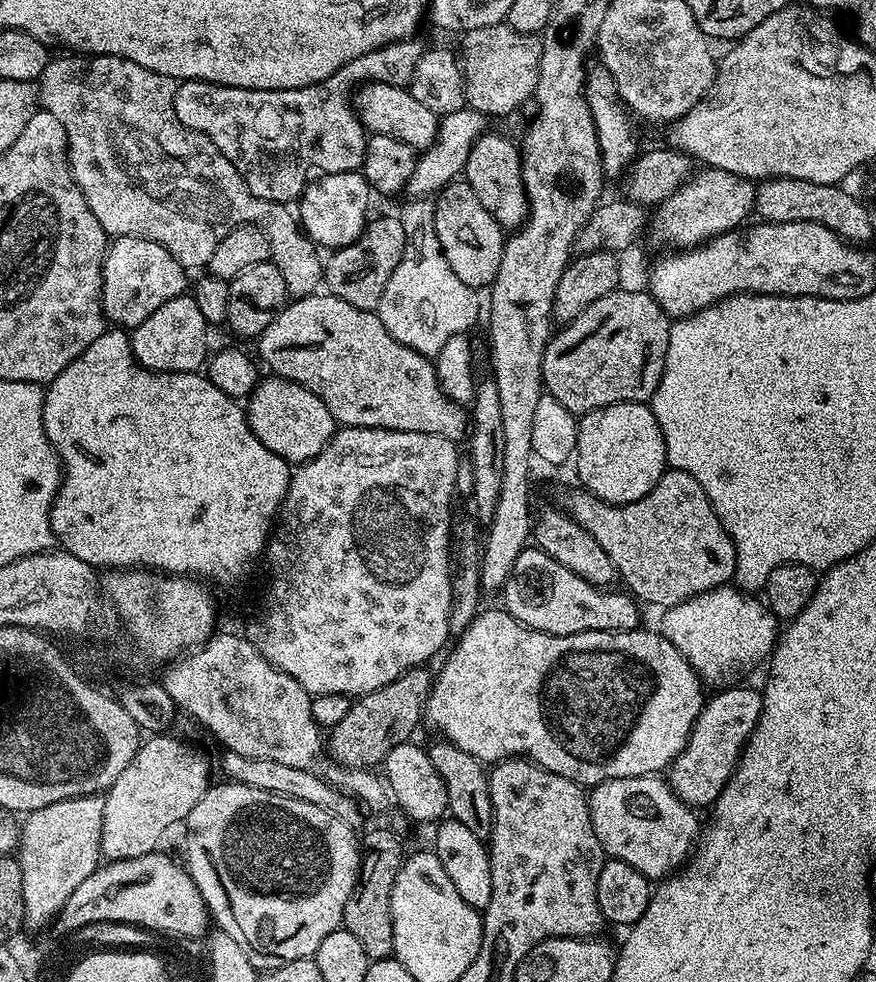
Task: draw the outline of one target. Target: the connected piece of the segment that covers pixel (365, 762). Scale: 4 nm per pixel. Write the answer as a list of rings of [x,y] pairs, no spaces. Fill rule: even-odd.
[[[424,666],[412,668],[394,682],[353,699],[342,722],[335,724],[327,733],[327,755],[329,752],[341,768],[372,770],[383,765],[386,754],[390,754],[394,746],[409,743],[413,739],[412,731],[422,724],[424,703],[428,701],[428,691],[434,679],[433,673],[428,673],[428,670]]]

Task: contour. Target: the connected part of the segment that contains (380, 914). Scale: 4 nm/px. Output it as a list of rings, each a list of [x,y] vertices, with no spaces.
[[[372,828],[358,840],[360,853],[360,872],[356,876],[356,885],[346,902],[343,928],[354,938],[362,950],[366,950],[369,961],[387,960],[392,956],[394,946],[394,922],[390,910],[390,898],[394,890],[394,878],[404,864],[406,851],[400,840],[388,828]]]

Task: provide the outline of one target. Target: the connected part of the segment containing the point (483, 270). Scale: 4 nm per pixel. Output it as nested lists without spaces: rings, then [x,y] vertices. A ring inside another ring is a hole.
[[[463,178],[453,180],[441,192],[437,192],[434,203],[434,230],[438,234],[442,254],[446,262],[450,262],[450,270],[454,270],[454,274],[458,274],[466,286],[477,290],[487,289],[498,274],[498,266],[502,266],[505,229],[490,218],[486,206],[482,206],[482,201]]]

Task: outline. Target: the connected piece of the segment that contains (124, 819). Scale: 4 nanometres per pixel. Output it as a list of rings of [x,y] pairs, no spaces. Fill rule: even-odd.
[[[172,734],[149,735],[134,754],[130,766],[103,793],[101,857],[111,862],[142,858],[142,854],[157,851],[164,831],[179,820],[187,821],[190,810],[198,806],[198,798],[206,794],[209,786],[206,757],[191,752]]]

